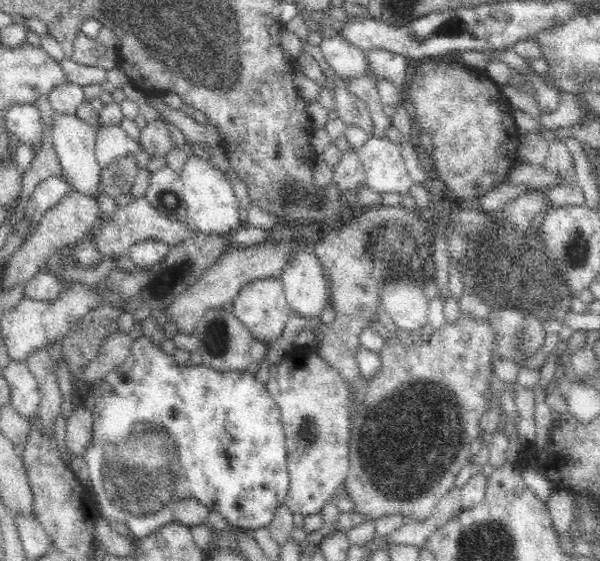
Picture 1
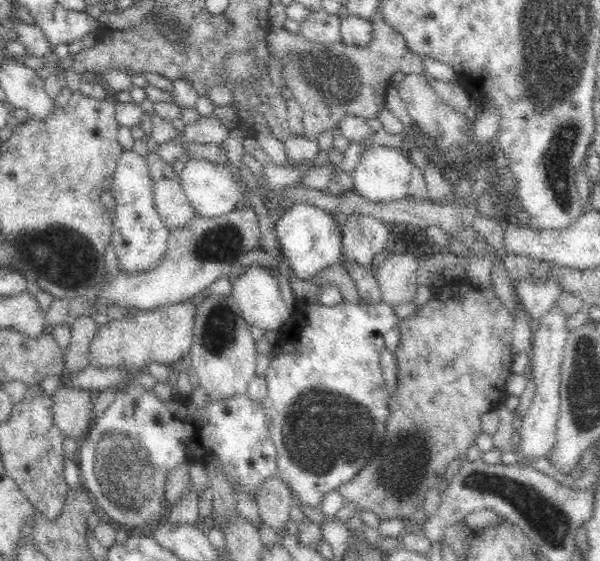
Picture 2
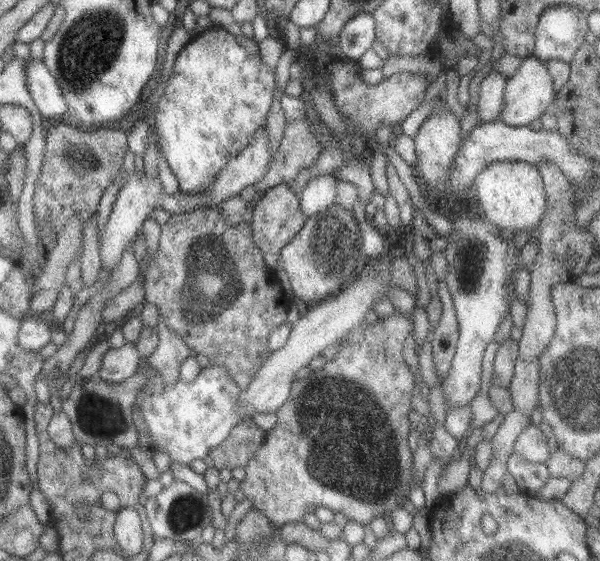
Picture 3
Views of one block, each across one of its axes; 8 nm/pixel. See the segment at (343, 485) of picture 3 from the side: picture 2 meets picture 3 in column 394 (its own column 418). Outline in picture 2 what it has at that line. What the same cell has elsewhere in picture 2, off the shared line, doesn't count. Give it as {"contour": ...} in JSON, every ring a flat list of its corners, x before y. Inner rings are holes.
{"contour":[[450,284,448,292,438,292,432,300,430,299,424,306,419,308,413,316,409,316,400,321,398,324,399,331,402,334,401,343,396,348,395,355,399,364,399,383,398,390,390,400,390,420,386,424,386,436,381,442,378,452,370,464,366,466,353,480,347,484,340,486,337,490,341,495,345,504,349,504,353,509,360,511,369,511,376,513,380,522,392,518,406,519,406,515,412,514,422,508,425,501,426,493,435,487,442,488,444,486,444,475,448,468,448,464,453,460,458,460,461,454,466,453,467,449,475,444,478,434,481,433,480,416,492,411,501,401,502,396,506,394,507,376,510,376,511,366,513,363,512,350,512,331,515,320,512,315,506,311,502,301,497,297,493,284,486,288,472,288,468,284]]}

